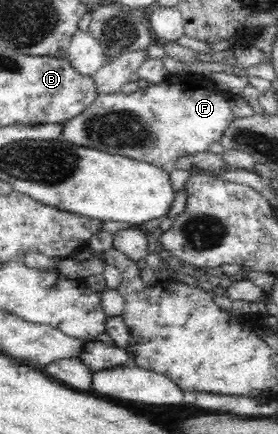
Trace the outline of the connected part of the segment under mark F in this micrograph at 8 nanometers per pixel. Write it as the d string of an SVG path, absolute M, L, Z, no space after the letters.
M174 79L157 84L149 84L131 95L123 93L103 93L80 114L62 123L61 139L73 145L94 147L111 154L126 155L145 163L156 164L170 172L175 169L175 160L184 153L209 150L209 145L219 142L228 121L234 113L229 104L230 95L207 79L206 87L177 83Z

